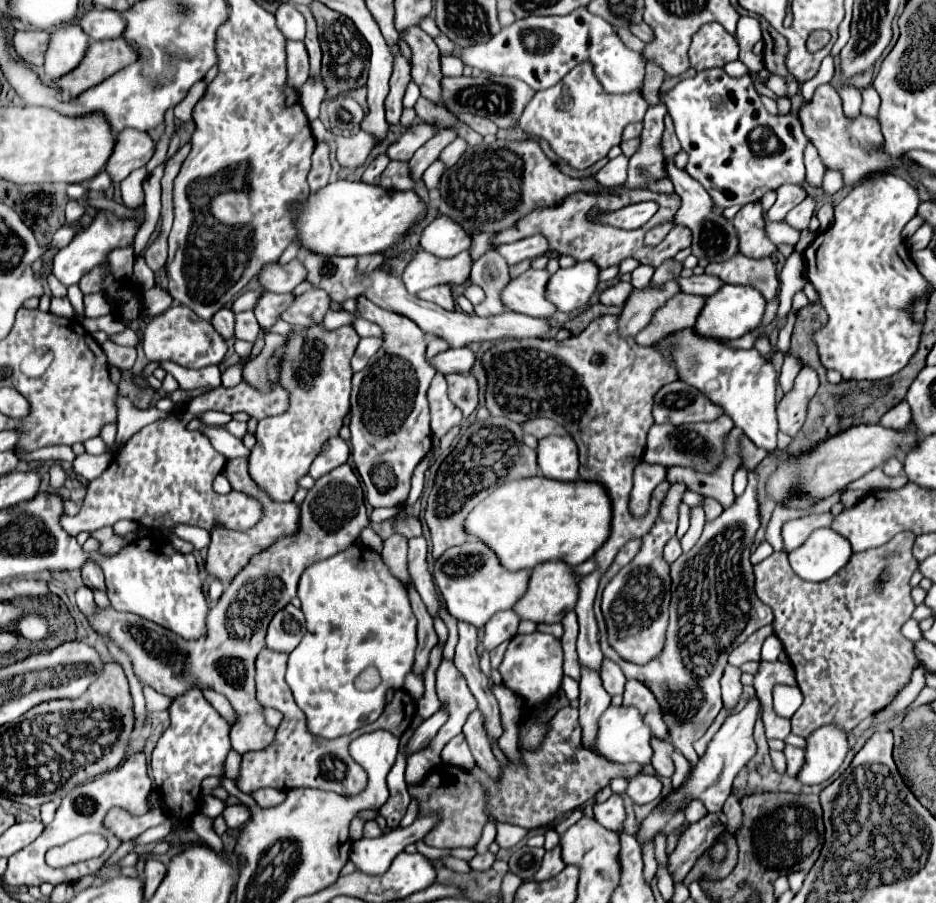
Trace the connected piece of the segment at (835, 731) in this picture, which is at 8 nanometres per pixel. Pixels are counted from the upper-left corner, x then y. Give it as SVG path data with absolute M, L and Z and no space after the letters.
M825 725L807 737L805 763L799 781L807 785L827 781L843 763L849 751L847 733L839 725Z

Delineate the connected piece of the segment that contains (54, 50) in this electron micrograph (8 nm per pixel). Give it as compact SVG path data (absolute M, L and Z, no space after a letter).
M77 23L61 25L55 31L51 31L43 61L43 71L47 77L57 79L59 75L65 75L67 71L73 71L73 67L79 65L87 51L87 35L83 35L81 27Z

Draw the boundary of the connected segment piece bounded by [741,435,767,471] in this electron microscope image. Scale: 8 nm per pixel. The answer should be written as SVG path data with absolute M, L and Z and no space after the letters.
M743 435L743 439L741 439L741 455L743 455L743 467L747 467L747 469L755 469L763 459L765 459L765 451L763 449L757 449L745 435Z

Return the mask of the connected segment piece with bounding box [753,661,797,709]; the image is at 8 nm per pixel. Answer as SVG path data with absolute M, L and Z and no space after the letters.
M761 661L759 671L753 675L753 687L759 695L759 701L761 701L763 709L767 709L767 703L771 703L771 691L777 683L797 685L795 683L795 669L791 667L791 663Z

